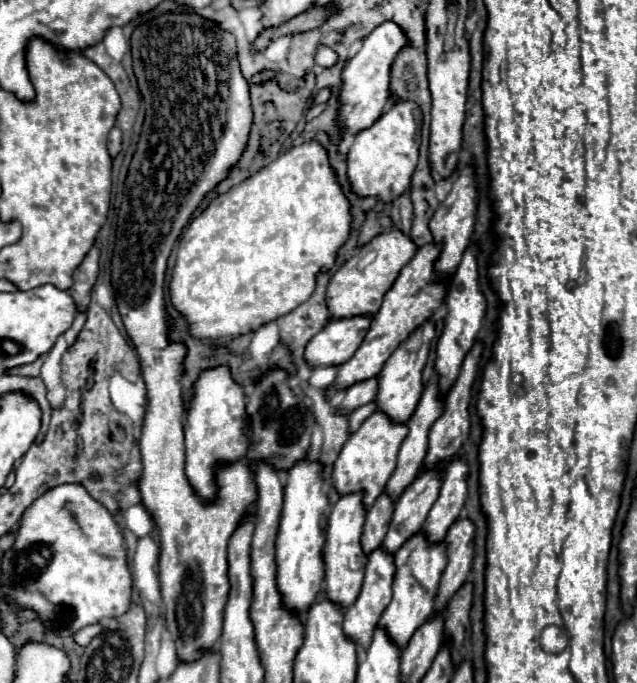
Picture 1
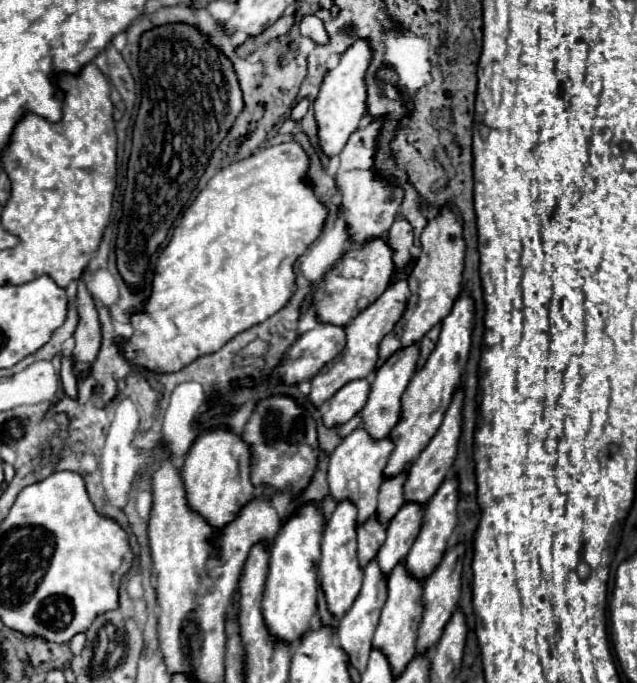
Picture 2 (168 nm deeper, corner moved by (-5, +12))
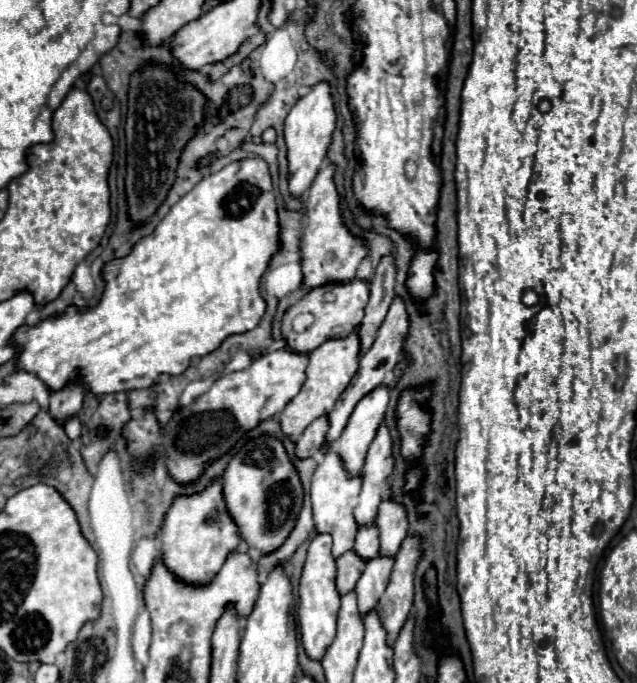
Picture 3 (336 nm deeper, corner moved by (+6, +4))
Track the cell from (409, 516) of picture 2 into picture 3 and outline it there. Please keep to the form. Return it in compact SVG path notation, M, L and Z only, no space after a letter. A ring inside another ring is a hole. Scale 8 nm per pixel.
M378 556L366 564L366 570L354 588L358 598L358 612L362 618L376 606L376 600L380 600L380 596L384 594L390 572L392 572L392 558Z

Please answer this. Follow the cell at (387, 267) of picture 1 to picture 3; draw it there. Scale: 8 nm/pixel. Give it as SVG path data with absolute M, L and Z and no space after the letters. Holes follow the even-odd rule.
M354 280L352 284L326 284L324 288L314 288L306 292L292 308L286 310L282 318L282 336L286 340L286 348L298 352L298 354L308 354L310 350L316 350L320 344L326 340L336 340L336 338L346 338L350 336L362 322L364 308L354 308L354 306L364 306L368 302L368 282L364 280ZM310 312L314 316L314 324L304 330L304 332L294 332L292 322L296 316Z

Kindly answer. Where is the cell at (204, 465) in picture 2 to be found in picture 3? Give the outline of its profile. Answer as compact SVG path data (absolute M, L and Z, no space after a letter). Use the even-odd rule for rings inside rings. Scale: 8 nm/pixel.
M220 480L210 484L204 492L194 494L194 496L178 496L172 504L172 508L166 514L164 526L162 526L162 562L168 568L168 572L172 572L176 576L176 580L190 584L190 586L206 586L212 582L212 578L220 572L220 568L224 566L226 558L230 552L239 550L246 552L246 545L240 538L240 532L236 532L236 524L232 524L232 518L228 516L226 508L224 508L224 498L222 498L222 486Z

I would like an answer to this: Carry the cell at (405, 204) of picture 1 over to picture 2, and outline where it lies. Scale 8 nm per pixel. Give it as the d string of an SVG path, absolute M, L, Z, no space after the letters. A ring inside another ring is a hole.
M397 218L389 230L389 244L393 248L395 270L403 268L407 260L411 260L411 246L413 246L413 228L405 218Z

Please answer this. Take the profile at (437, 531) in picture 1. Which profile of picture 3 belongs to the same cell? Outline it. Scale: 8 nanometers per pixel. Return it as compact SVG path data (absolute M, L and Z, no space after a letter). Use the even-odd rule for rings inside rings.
M408 536L394 558L390 584L376 604L378 618L386 630L388 646L394 644L398 632L402 630L410 614L414 600L414 570L418 560L420 560L420 540L416 536Z

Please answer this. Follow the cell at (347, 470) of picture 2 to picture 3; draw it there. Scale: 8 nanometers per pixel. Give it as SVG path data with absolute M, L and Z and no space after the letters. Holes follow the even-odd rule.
M326 452L324 462L318 464L314 476L312 476L312 518L316 524L316 532L320 534L330 534L334 544L332 544L332 556L338 558L344 552L352 550L354 536L358 532L356 522L352 520L352 512L356 508L356 496L360 494L360 476L348 478L346 468L336 452Z

